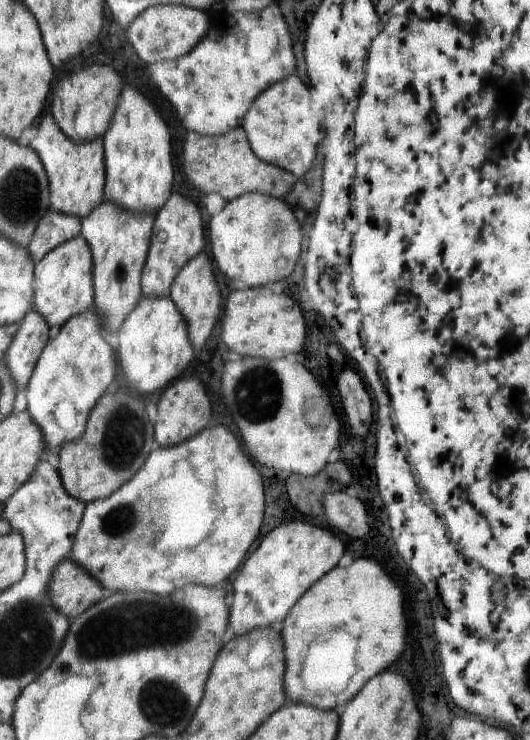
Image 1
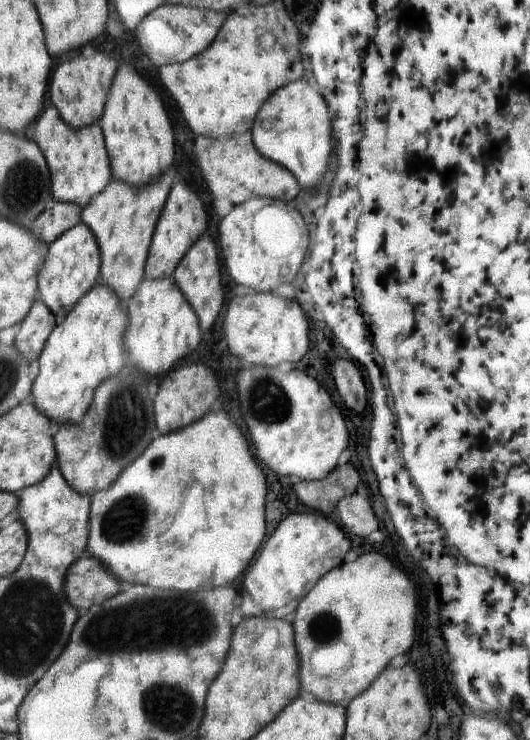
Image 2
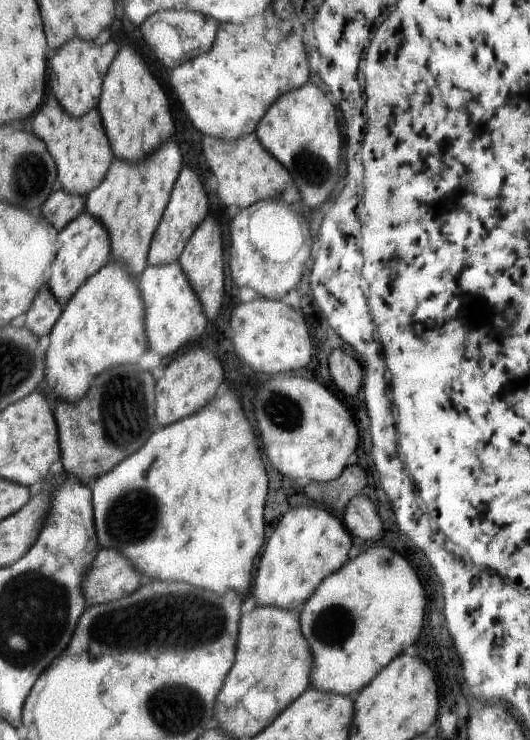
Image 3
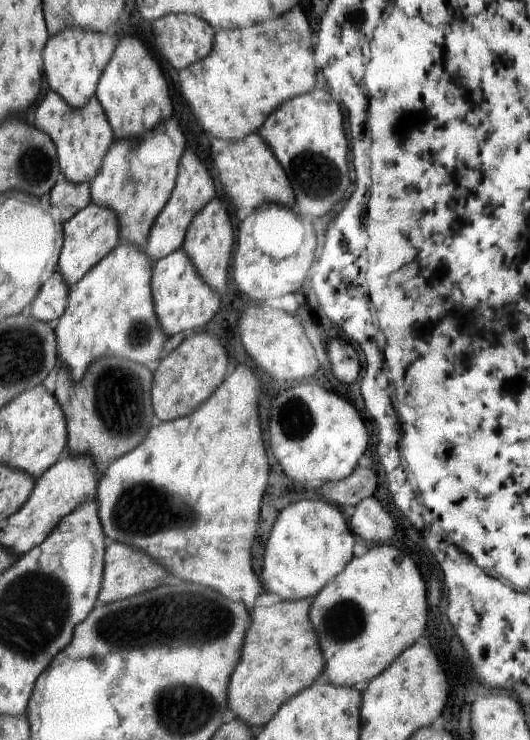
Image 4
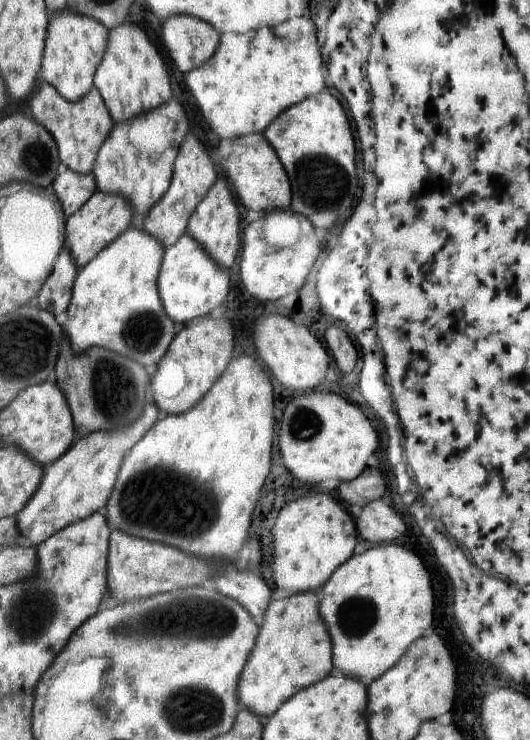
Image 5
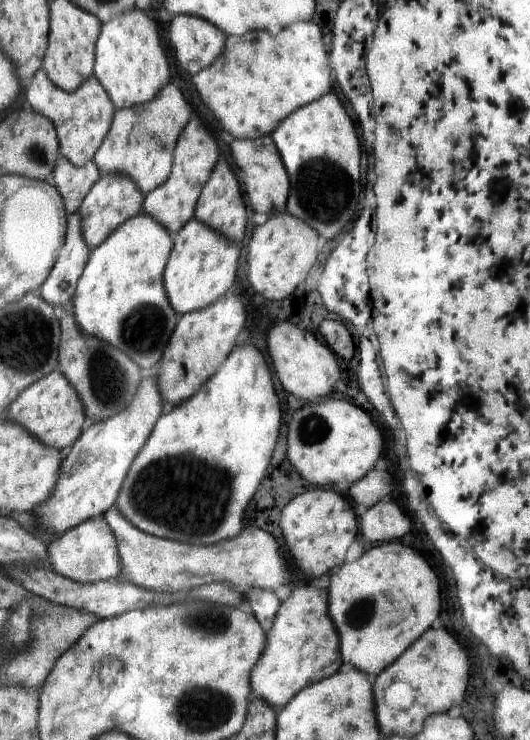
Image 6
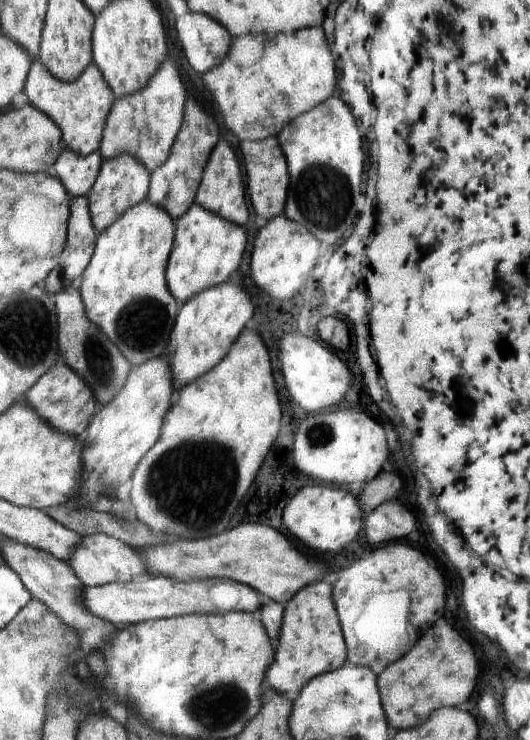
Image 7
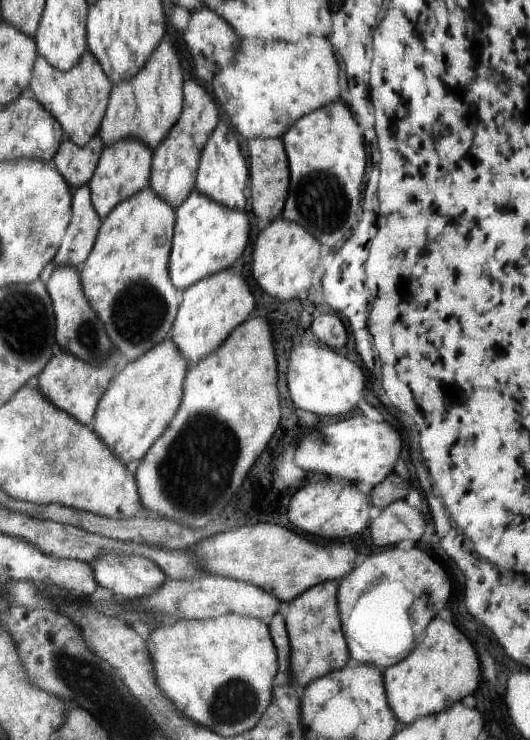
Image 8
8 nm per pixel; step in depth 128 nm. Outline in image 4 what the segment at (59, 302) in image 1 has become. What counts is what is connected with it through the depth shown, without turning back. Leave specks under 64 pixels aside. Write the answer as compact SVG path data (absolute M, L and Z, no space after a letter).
M95 203L88 204L74 214L64 226L64 246L60 252L57 270L63 282L74 287L102 258L105 258L122 240L117 215L110 209Z

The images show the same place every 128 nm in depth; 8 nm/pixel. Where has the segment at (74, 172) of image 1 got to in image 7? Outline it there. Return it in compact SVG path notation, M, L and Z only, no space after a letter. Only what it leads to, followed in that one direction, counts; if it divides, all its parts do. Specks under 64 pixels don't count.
M40 59L31 63L26 88L29 103L49 116L62 131L63 146L80 156L92 154L99 150L104 132L106 118L114 104L114 92L110 90L106 80L94 63L90 64L74 82L62 82L54 78Z

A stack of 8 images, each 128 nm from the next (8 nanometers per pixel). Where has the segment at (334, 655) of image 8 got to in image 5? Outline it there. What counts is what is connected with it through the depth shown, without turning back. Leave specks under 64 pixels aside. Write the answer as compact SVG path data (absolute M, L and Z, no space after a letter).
M301 592L271 600L258 642L238 682L240 707L267 721L294 694L326 678L332 670L330 634L320 618L319 593Z

